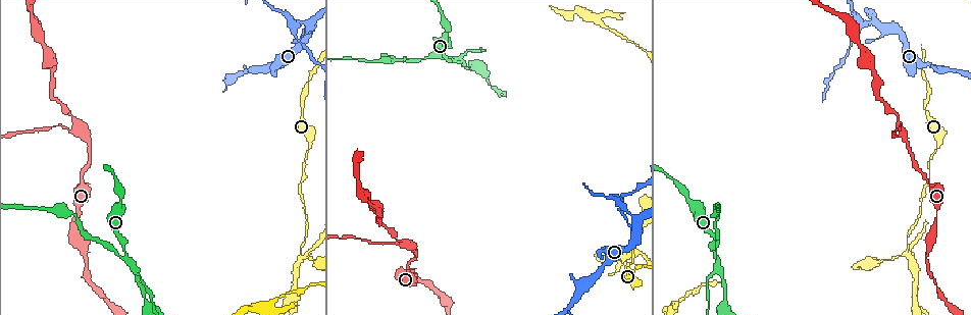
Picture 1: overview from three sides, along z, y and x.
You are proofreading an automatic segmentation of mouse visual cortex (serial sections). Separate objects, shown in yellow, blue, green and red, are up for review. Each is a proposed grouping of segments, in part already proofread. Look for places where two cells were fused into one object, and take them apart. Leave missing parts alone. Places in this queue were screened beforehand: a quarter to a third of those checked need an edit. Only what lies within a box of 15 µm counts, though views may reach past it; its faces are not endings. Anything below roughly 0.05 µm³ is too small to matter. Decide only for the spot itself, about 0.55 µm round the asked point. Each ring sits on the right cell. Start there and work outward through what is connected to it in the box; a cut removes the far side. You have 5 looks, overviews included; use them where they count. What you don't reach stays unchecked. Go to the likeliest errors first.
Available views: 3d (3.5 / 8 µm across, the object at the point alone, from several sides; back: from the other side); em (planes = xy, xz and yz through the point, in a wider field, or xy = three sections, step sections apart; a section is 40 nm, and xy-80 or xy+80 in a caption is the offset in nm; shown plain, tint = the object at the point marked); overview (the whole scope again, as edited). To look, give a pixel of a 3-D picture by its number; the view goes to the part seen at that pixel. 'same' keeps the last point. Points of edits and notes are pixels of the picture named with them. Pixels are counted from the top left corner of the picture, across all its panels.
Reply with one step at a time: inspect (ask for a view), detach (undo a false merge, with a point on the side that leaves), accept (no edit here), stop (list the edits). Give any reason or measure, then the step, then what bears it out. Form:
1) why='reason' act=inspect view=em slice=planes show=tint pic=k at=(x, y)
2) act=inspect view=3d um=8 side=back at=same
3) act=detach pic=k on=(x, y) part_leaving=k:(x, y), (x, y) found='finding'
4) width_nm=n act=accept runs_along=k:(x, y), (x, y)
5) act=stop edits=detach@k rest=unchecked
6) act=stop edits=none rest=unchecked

why='abrupt turn' act=inspect view=3d um=8 pic=1 at=(452, 57)

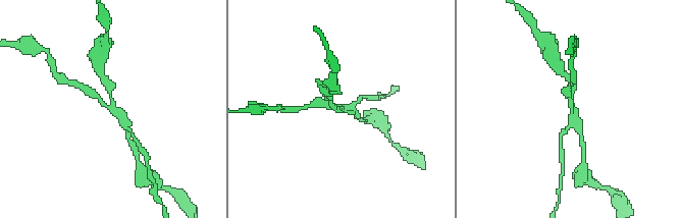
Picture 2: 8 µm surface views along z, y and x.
why='closer look' act=inspect view=3d um=3.5 pic=2 at=(571, 105)

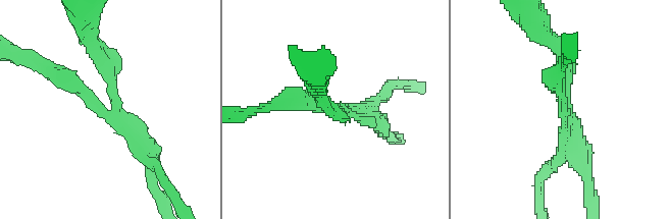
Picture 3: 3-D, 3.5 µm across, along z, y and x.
arms=4 arm_widths_nm=200,200,200,200 why='shape alone is not enough' act=inspect view=em slice=xy step=1 show=tint pic=3 at=(343, 109)

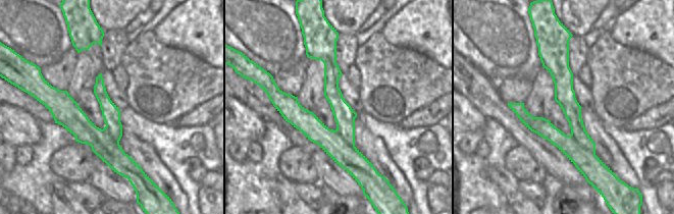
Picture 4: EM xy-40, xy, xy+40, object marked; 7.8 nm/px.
act=accept runs_along=3:(556, 46), (567, 102), (554, 80) found='continuous, no second cell'

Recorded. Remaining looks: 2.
why='sudden change in width' act=inspect view=3d um=3.5 pic=1 at=(308, 146)

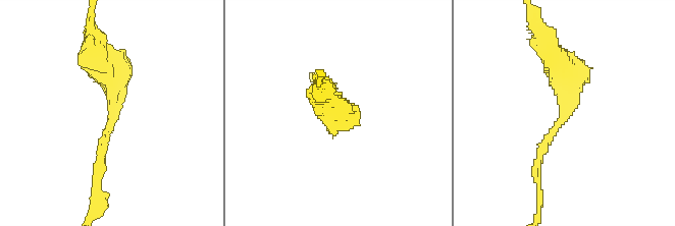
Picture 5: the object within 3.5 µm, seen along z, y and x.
why='now the EM' act=inspect view=em slice=xy step=3 show=tint pic=5 at=(112, 114)

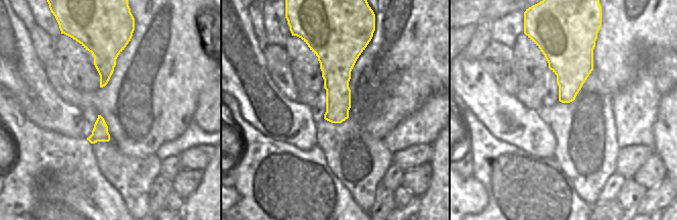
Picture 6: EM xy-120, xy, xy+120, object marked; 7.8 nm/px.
act=accept runs_along=5:(553, 58), (568, 102), (537, 170) found='all the same cell'

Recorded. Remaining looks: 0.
act=stop edits=none rest=unchecked

